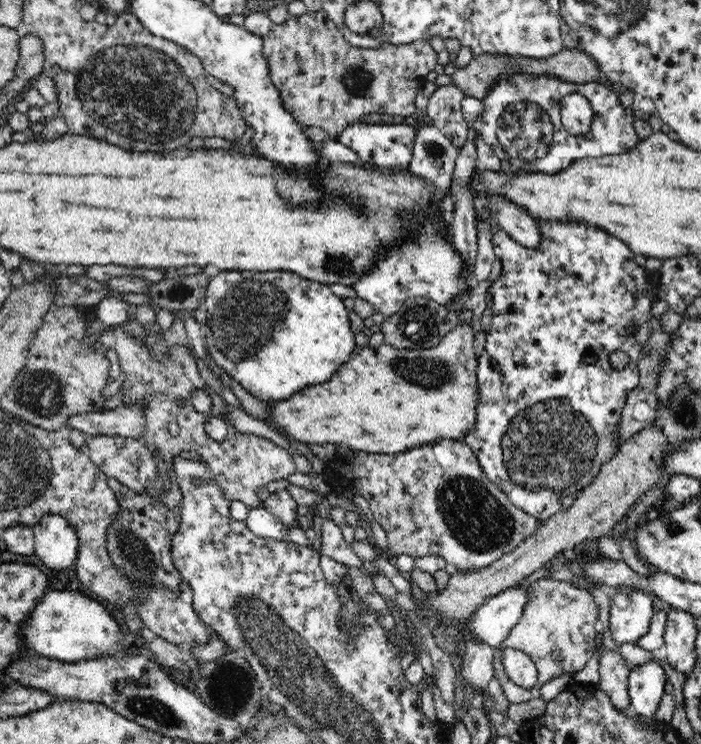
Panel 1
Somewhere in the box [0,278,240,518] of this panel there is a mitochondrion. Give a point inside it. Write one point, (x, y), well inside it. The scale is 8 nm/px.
(42, 392)

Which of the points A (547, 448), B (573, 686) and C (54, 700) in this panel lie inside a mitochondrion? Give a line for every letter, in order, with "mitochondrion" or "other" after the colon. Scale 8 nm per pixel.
A: mitochondrion
B: other
C: other

